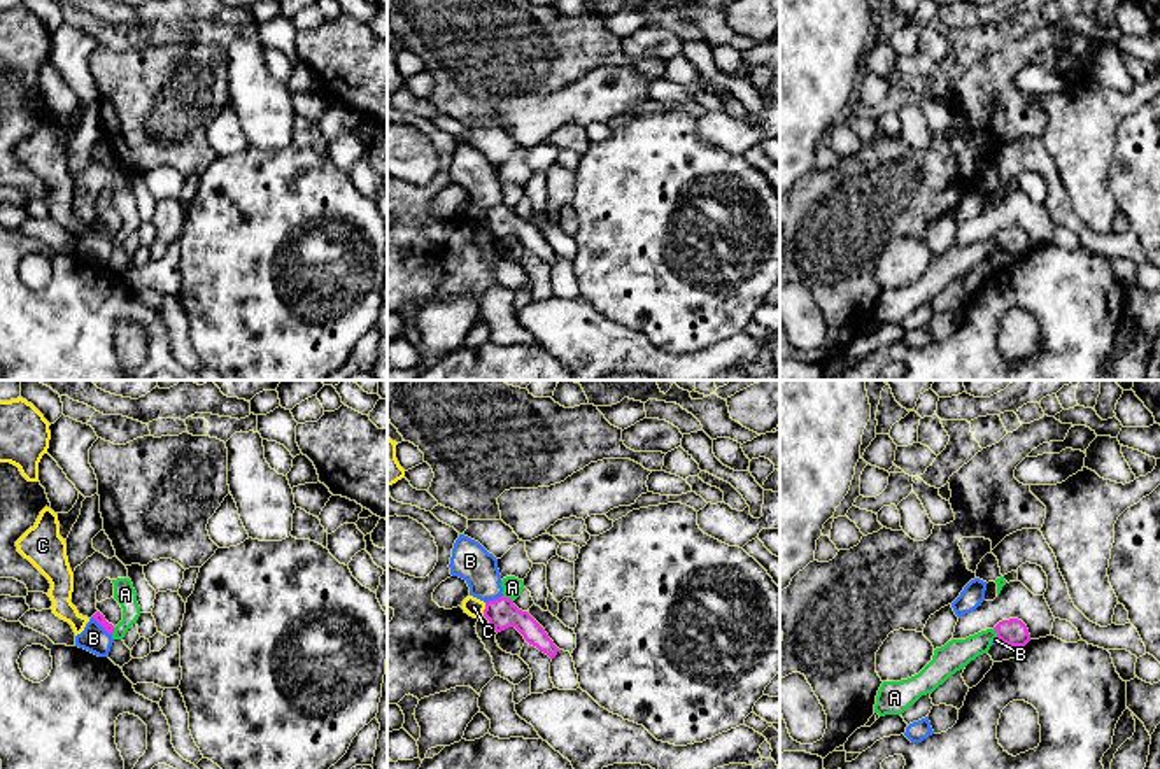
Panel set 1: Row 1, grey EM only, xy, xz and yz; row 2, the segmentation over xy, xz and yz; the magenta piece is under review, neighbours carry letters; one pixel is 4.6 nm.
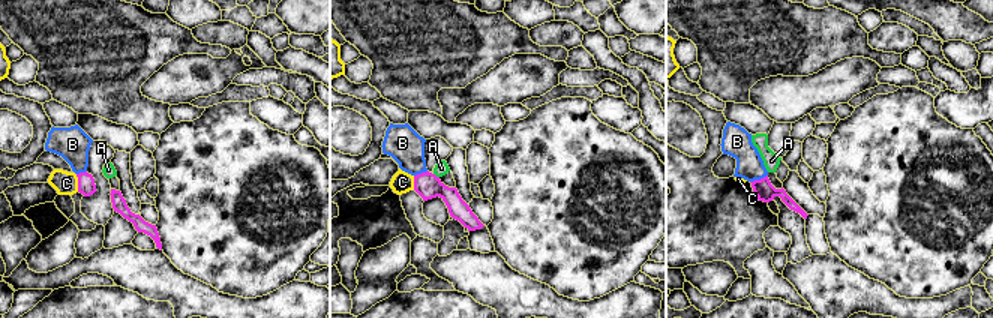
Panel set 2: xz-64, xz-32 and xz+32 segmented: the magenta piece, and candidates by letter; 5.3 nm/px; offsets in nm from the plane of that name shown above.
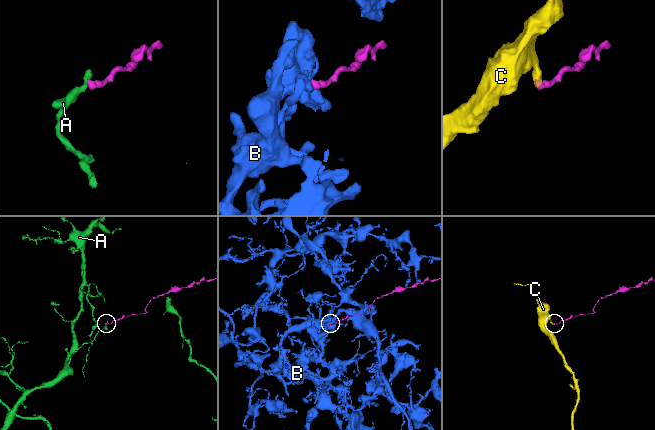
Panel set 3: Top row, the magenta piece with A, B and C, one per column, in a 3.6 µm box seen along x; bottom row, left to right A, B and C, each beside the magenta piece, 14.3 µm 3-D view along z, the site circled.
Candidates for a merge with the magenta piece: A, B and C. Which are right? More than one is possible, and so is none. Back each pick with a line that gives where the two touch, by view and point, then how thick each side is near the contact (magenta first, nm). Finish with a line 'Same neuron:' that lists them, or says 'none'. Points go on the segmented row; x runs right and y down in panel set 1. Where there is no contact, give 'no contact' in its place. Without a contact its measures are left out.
Same neuron: none

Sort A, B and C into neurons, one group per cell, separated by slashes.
A / B / C

